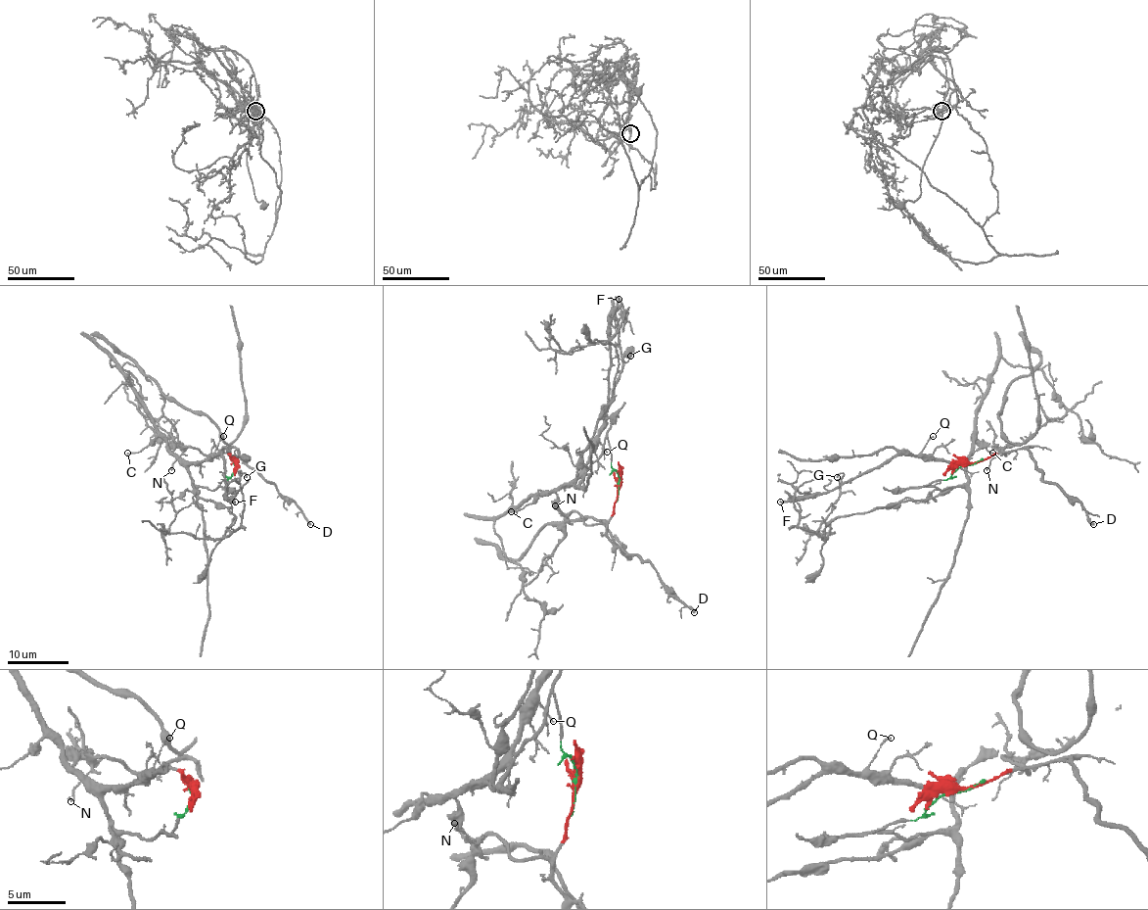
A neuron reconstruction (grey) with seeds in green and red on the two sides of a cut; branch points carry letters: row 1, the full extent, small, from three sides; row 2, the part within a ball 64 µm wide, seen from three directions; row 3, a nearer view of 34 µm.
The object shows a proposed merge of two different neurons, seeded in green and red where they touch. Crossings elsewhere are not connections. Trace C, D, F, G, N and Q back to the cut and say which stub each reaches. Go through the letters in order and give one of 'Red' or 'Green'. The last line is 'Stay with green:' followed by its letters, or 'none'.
C: Green
D: Red
F: Green
G: Green
N: Red
Q: Green
Stay with green: C, F, G, Q

